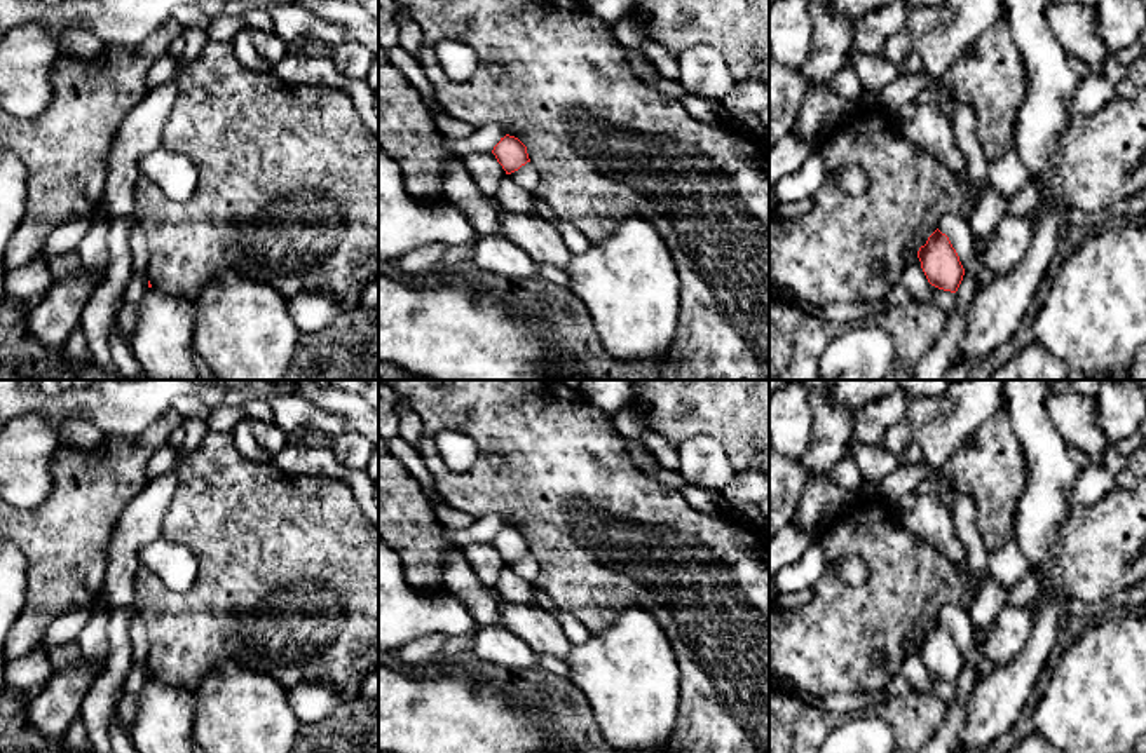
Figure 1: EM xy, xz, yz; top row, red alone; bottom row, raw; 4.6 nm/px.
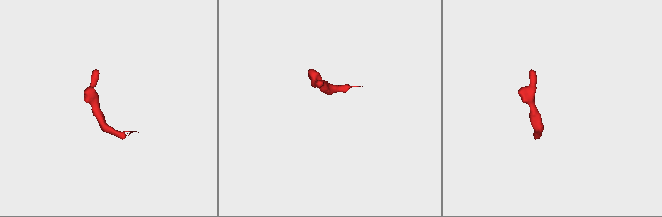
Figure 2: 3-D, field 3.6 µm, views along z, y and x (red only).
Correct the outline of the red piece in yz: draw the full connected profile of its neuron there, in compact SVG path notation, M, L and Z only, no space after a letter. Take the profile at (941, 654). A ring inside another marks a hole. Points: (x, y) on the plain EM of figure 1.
M937 619L919 638L917 648L931 676L951 683L958 682L965 659L945 624Z

